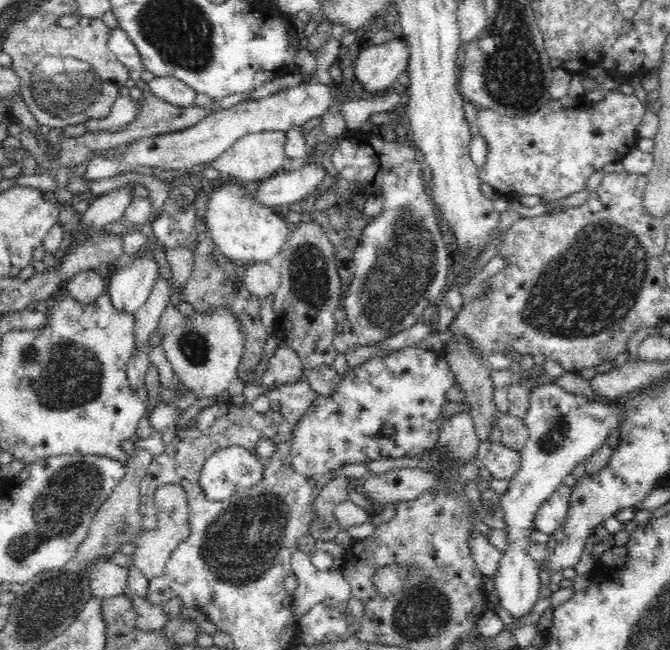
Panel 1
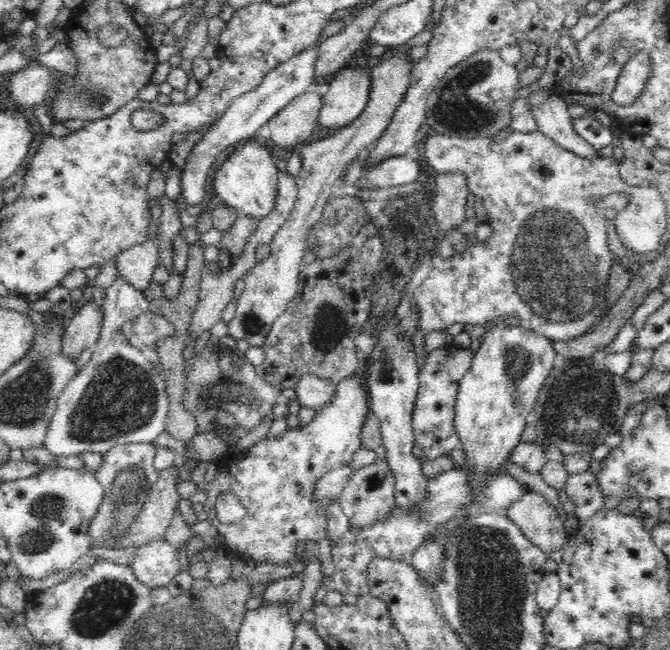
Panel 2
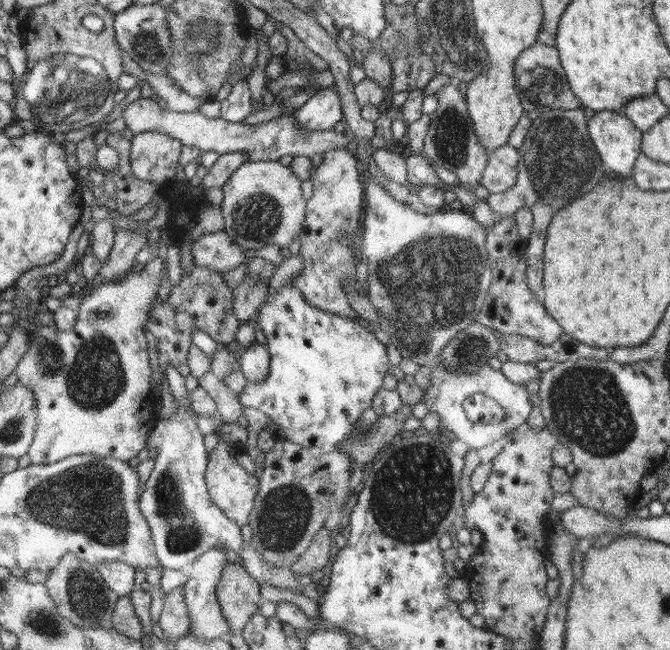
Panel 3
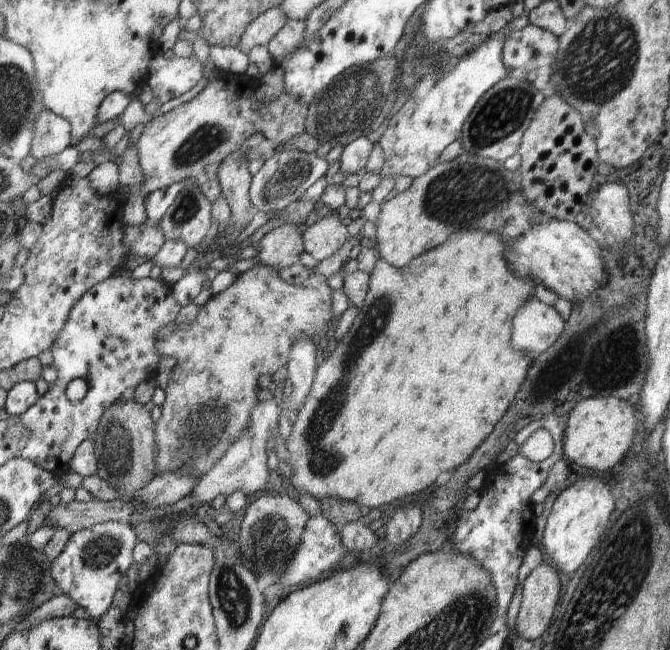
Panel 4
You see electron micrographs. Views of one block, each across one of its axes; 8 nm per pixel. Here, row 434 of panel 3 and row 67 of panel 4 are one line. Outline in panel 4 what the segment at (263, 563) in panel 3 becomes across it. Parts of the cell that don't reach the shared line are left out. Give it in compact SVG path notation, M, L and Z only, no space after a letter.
M194 53L185 58L174 56L170 60L158 54L149 62L145 84L152 89L153 100L158 105L163 105L192 90L202 77L202 64L198 62Z

